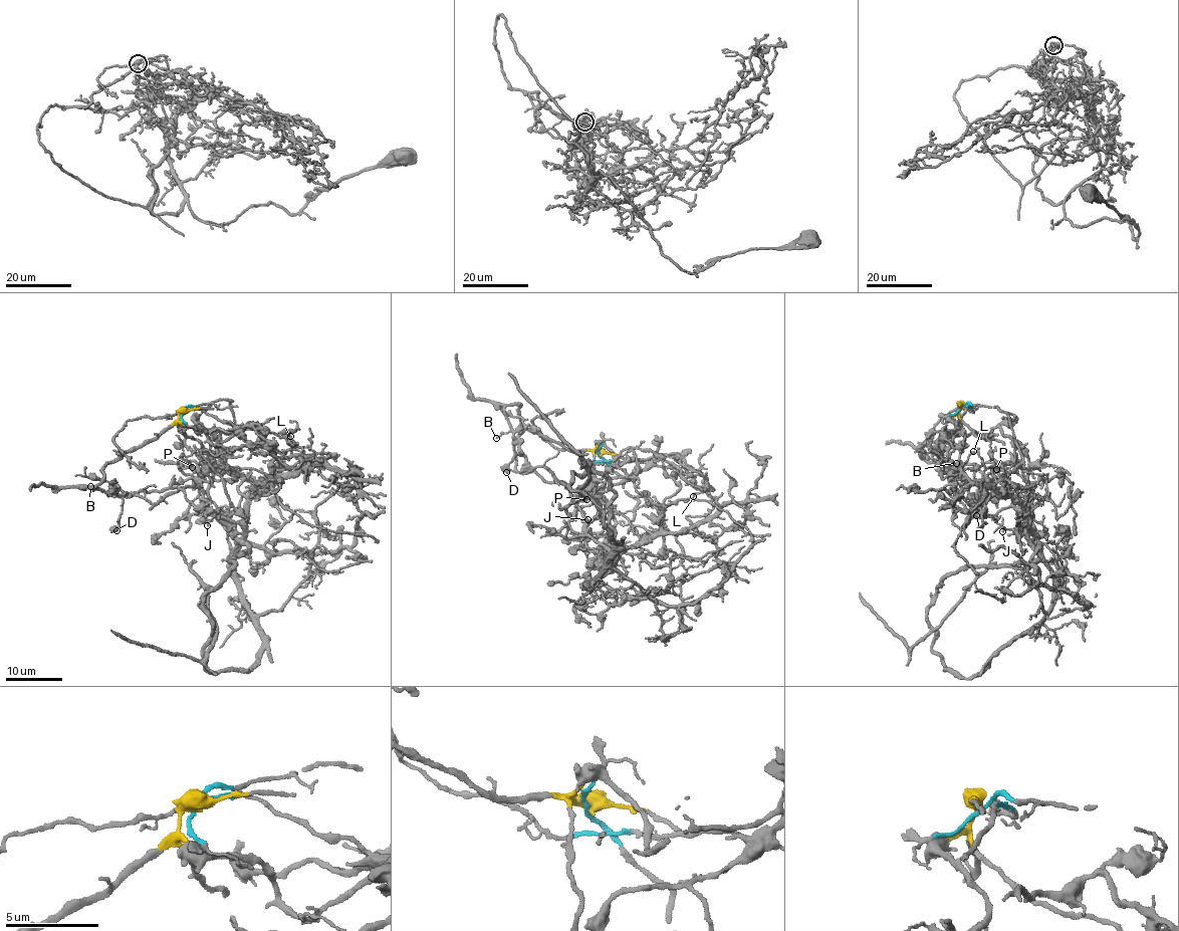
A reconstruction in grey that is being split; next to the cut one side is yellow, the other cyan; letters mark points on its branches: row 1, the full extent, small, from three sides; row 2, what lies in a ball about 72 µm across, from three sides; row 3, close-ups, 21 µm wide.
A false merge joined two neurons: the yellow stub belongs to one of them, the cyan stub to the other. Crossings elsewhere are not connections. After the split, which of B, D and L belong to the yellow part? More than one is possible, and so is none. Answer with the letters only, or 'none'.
B, D

